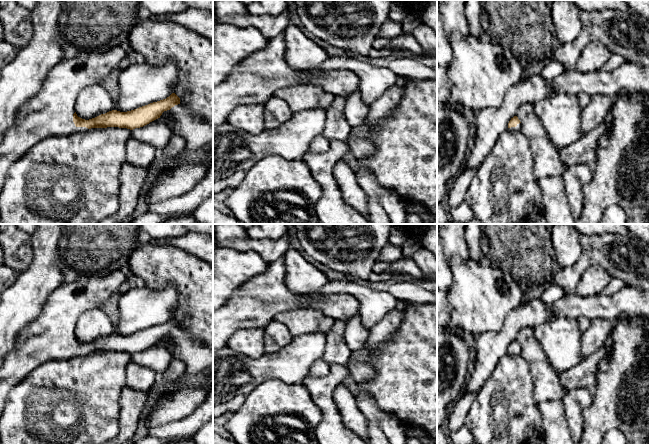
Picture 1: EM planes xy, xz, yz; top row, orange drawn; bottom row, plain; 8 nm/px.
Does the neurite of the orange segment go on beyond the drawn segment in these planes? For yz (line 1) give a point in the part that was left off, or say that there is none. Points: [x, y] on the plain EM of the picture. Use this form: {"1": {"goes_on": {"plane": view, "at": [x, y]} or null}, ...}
{"1": {"goes_on": {"plane": "yz", "at": [518, 351]}}}

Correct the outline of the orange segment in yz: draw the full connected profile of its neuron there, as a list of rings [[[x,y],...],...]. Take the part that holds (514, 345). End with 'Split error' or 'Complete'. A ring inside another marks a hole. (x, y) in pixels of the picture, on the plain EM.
[[[514,340],[511,342],[511,344],[508,347],[508,353],[511,355],[520,355],[521,354],[521,348],[520,344],[517,340]]]. Split error

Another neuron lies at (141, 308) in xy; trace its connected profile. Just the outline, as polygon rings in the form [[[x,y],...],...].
[[[173,285],[154,290],[132,286],[118,299],[119,325],[115,334],[127,336],[166,323],[178,306],[179,294]]]

